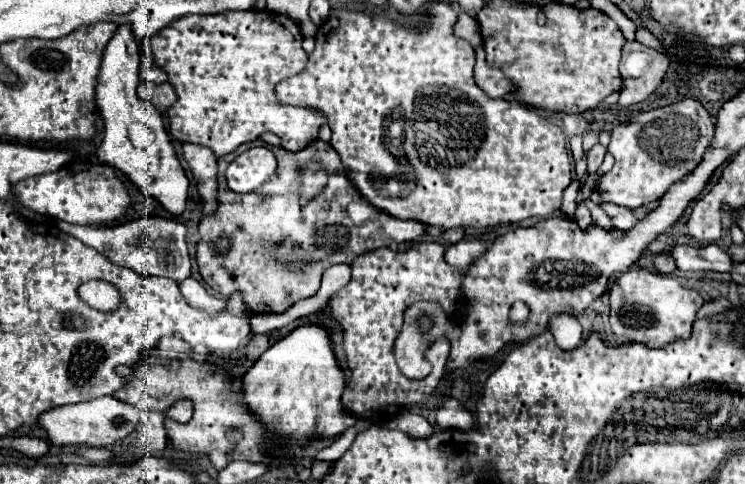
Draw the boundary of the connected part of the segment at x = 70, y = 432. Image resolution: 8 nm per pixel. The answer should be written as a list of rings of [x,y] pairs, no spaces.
[[[102,396],[96,400],[70,404],[64,408],[52,408],[40,416],[40,424],[44,426],[50,442],[56,446],[88,444],[94,448],[104,448],[134,432],[140,424],[140,412],[134,406],[128,406],[112,396]]]

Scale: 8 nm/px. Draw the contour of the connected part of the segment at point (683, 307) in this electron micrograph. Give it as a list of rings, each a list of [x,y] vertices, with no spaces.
[[[636,268],[620,274],[608,288],[610,326],[624,342],[642,342],[650,348],[662,348],[674,340],[690,338],[696,312],[704,298],[696,290],[682,288],[674,276],[656,274],[648,268]]]

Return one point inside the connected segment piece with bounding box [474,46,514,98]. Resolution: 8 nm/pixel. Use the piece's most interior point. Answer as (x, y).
(491, 80)

